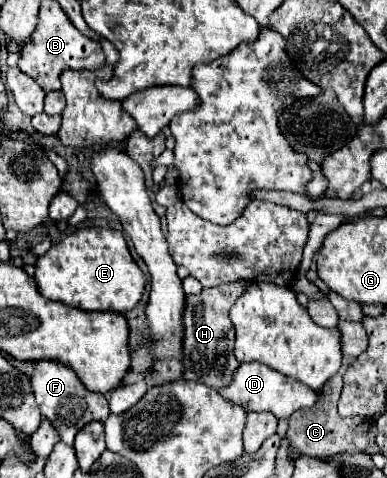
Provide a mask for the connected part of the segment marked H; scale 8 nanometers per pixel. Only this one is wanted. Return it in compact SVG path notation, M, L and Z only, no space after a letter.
M234 282L230 286L204 288L200 294L186 296L184 308L184 378L202 382L214 390L230 384L238 366L234 358L234 324L230 322L230 308L236 298L248 288L246 282Z

